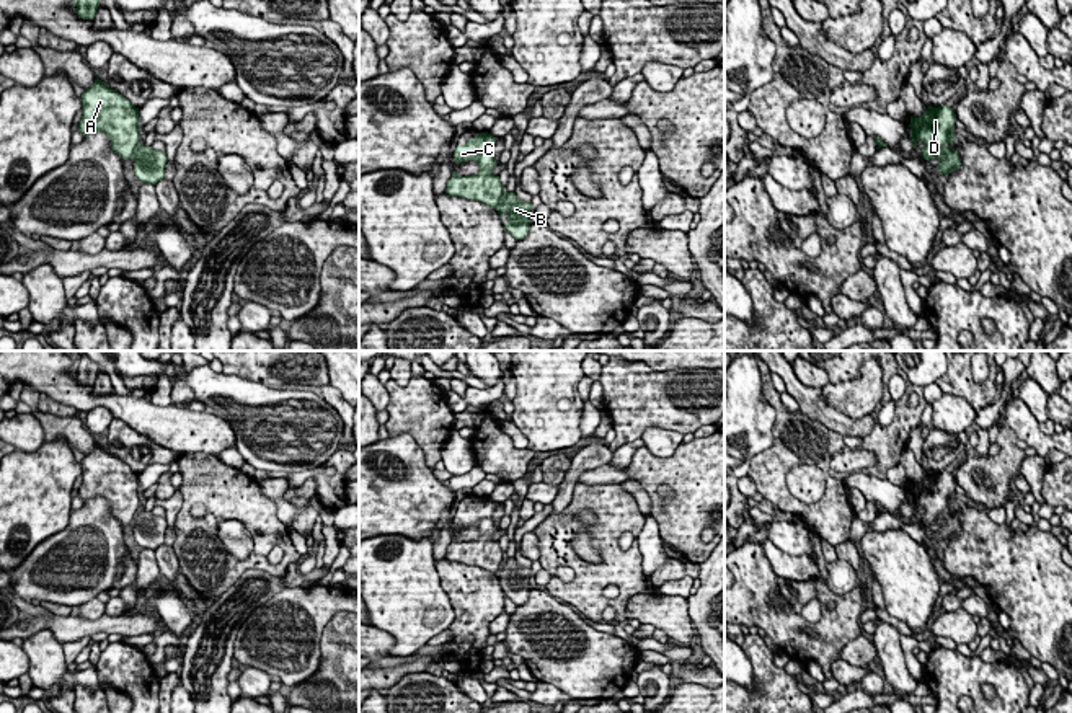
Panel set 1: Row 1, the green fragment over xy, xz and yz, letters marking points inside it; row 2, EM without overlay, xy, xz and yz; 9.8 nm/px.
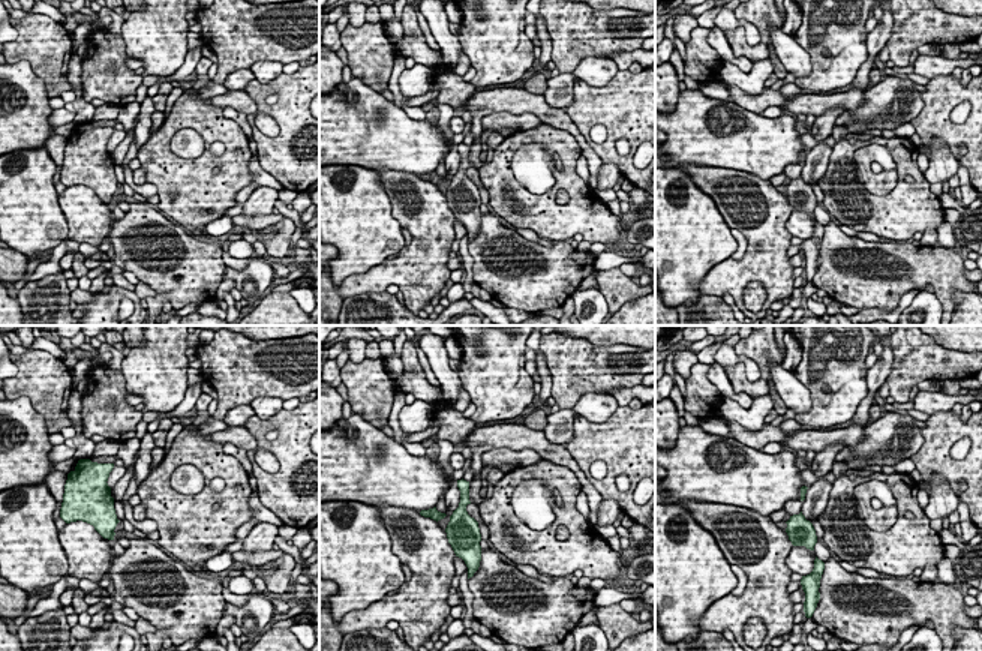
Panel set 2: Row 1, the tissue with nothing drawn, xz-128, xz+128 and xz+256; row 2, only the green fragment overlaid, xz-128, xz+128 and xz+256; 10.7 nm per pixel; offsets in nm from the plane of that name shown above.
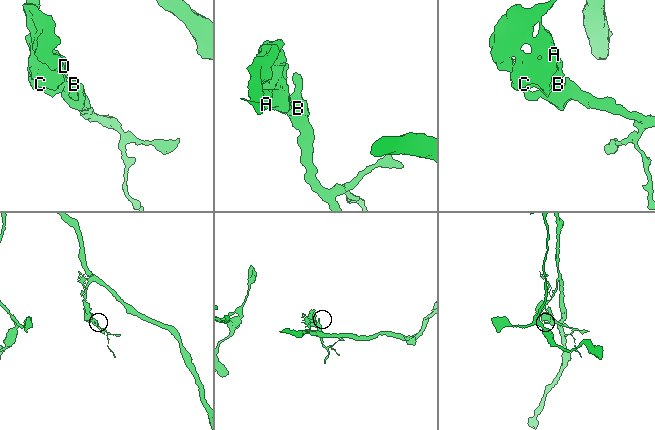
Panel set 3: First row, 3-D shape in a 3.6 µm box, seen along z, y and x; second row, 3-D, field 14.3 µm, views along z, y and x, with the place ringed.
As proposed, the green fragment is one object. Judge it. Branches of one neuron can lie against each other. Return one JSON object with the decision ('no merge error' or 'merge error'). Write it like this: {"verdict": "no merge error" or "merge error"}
{"verdict": "merge error"}

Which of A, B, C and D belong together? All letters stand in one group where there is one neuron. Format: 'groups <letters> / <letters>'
groups A C D / B

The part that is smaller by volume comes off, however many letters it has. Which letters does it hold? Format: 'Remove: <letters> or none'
Remove: B

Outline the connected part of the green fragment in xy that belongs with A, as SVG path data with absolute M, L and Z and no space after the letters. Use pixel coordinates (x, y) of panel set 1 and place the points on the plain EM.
M98 442L82 458L82 486L77 494L85 501L104 498L111 504L111 514L122 525L134 522L139 512L139 473L122 460L111 455Z

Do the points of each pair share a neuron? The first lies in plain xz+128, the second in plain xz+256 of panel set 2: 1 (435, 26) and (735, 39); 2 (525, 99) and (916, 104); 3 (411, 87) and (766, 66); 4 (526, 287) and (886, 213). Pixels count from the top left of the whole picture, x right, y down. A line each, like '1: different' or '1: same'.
1: different
2: different
3: same
4: different

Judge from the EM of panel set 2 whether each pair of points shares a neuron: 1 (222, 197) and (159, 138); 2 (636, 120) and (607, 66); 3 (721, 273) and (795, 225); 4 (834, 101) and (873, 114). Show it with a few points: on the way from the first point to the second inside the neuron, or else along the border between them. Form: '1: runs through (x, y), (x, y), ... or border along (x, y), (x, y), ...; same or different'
1: runs through (204, 194), (165, 156); same
2: border along (618, 71), (603, 86), (589, 86), (579, 80); different
3: border along (793, 210), (786, 224), (786, 230), (792, 236); different
4: border along (865, 92), (865, 99), (849, 111); different

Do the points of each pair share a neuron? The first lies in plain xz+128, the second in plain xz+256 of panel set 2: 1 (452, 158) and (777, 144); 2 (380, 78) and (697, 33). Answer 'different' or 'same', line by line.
1: different
2: same

